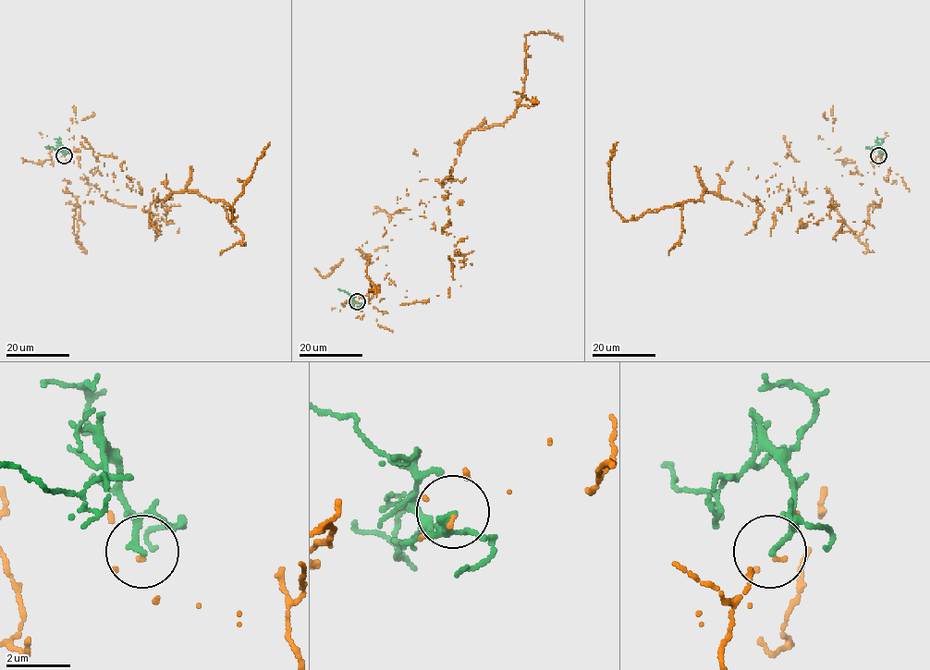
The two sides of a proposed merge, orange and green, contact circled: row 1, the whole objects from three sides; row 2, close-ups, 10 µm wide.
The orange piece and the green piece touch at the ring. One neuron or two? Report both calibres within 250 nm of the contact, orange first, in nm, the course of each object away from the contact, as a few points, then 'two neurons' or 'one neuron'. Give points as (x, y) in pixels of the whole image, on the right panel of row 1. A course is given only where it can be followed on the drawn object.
80 nm thick on the orange side, 190 nm on the other; orange runs (878, 155), (878, 207), (840, 231), (787, 200), (773, 213), (705, 190), (624, 220), (617, 142); green runs (878, 155), (877, 145), (873, 149), (865, 147); two neurons

